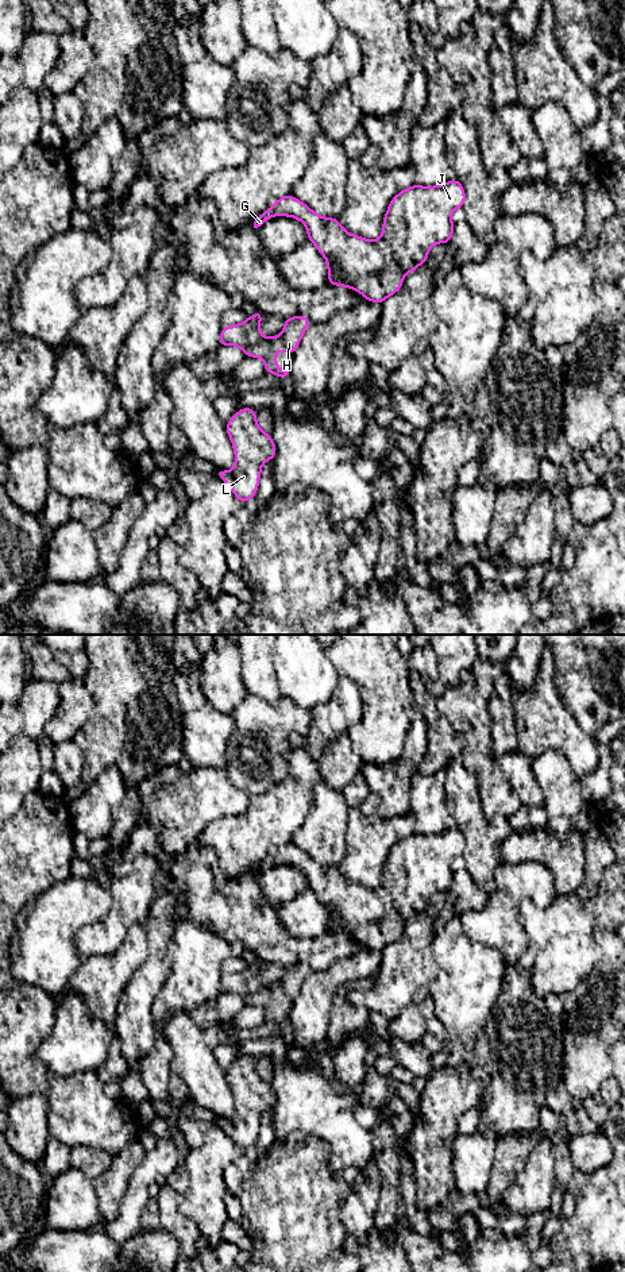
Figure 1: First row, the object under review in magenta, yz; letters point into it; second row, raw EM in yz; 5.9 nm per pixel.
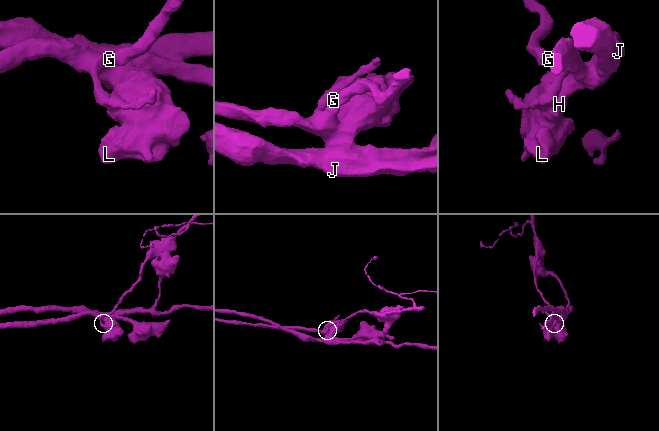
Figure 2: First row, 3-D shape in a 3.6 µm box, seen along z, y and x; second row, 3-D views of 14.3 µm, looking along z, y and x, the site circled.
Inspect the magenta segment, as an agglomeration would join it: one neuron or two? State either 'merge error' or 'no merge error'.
merge error

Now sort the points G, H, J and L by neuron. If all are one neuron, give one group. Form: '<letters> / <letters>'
G / H J L

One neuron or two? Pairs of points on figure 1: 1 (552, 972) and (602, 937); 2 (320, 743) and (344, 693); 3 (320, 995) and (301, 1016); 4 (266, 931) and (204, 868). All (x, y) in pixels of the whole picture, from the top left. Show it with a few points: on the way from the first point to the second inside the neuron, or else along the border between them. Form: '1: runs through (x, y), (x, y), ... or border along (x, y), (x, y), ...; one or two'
1: border along (595, 926), (594, 941), (600, 960), (590, 972); two
2: runs through (321, 731), (344, 705); one
3: runs through (315, 1001), (307, 1010); one
4: runs through (250, 914), (222, 886), (216, 885); one

